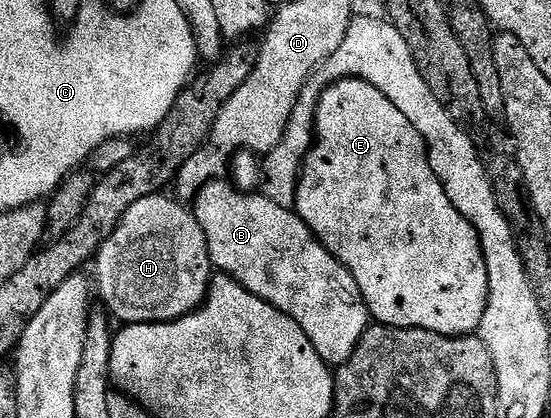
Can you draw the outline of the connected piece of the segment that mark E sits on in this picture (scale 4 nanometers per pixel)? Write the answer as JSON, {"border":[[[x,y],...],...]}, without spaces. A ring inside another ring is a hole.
{"border":[[[340,79],[323,91],[314,114],[312,146],[302,163],[302,174],[298,176],[298,191],[294,195],[293,210],[297,211],[298,216],[308,225],[314,238],[319,239],[350,270],[375,324],[383,327],[415,327],[441,335],[456,336],[473,335],[481,328],[490,290],[488,265],[484,261],[480,237],[469,221],[458,212],[456,205],[448,201],[444,185],[440,185],[436,173],[432,173],[426,143],[420,133],[412,129],[412,121],[408,121],[408,117],[404,117],[404,113],[400,113],[400,109],[396,109],[396,105],[392,105],[392,101],[384,97],[384,93],[380,93],[380,89],[368,85],[362,79]]]}

